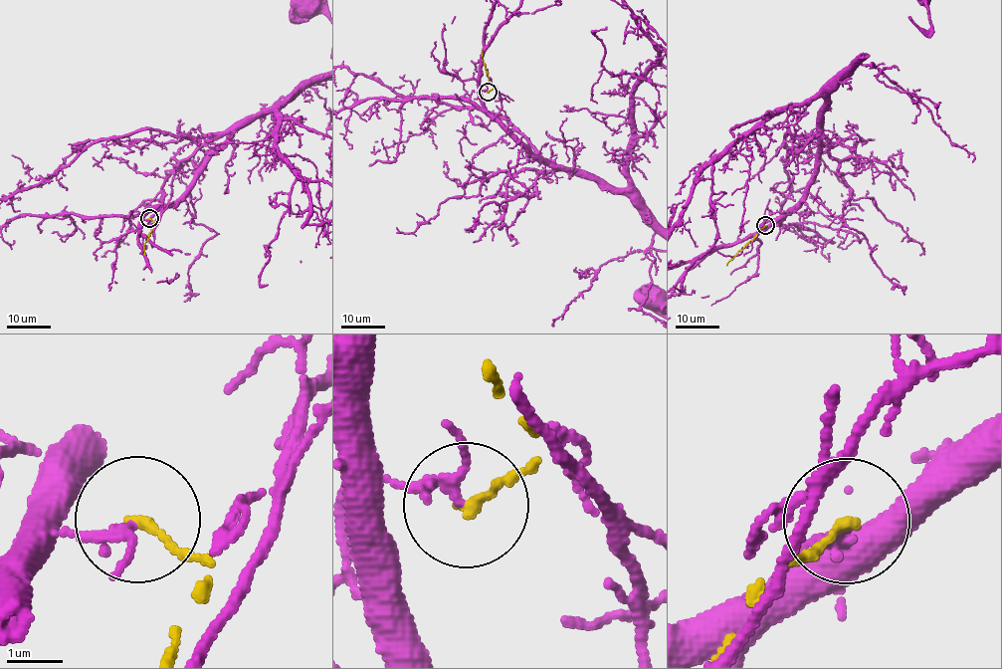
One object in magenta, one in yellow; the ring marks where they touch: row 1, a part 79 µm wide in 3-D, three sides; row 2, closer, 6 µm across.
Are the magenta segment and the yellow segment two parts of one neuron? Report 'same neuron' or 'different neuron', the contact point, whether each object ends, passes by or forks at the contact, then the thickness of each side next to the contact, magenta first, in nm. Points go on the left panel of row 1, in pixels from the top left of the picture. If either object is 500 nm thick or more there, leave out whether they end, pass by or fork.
different neuron; at (149, 218); magenta passes by; yellow ends there; 130 nm thick on the magenta side, 170 nm on the other

